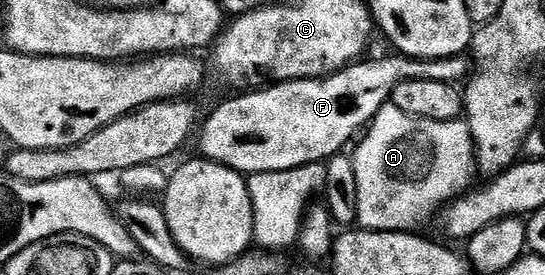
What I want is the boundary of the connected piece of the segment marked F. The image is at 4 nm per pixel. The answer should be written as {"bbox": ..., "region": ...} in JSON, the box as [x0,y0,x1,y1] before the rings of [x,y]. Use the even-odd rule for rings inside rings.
{"bbox":[197,52,472,176],"region":[[[397,52],[391,55],[391,58],[374,58],[371,62],[359,60],[345,66],[340,72],[330,74],[327,78],[305,78],[295,82],[280,82],[253,92],[242,92],[237,96],[230,96],[234,98],[220,103],[211,112],[210,119],[206,123],[205,121],[201,123],[200,133],[197,135],[197,138],[199,137],[197,153],[206,161],[232,168],[243,176],[284,172],[301,166],[312,166],[323,160],[329,160],[333,154],[343,153],[347,149],[346,145],[349,144],[350,137],[369,127],[374,117],[380,112],[380,108],[390,102],[392,92],[400,84],[404,84],[404,80],[440,80],[458,84],[472,70],[471,59],[461,54],[451,58],[408,58],[405,54]]]}

